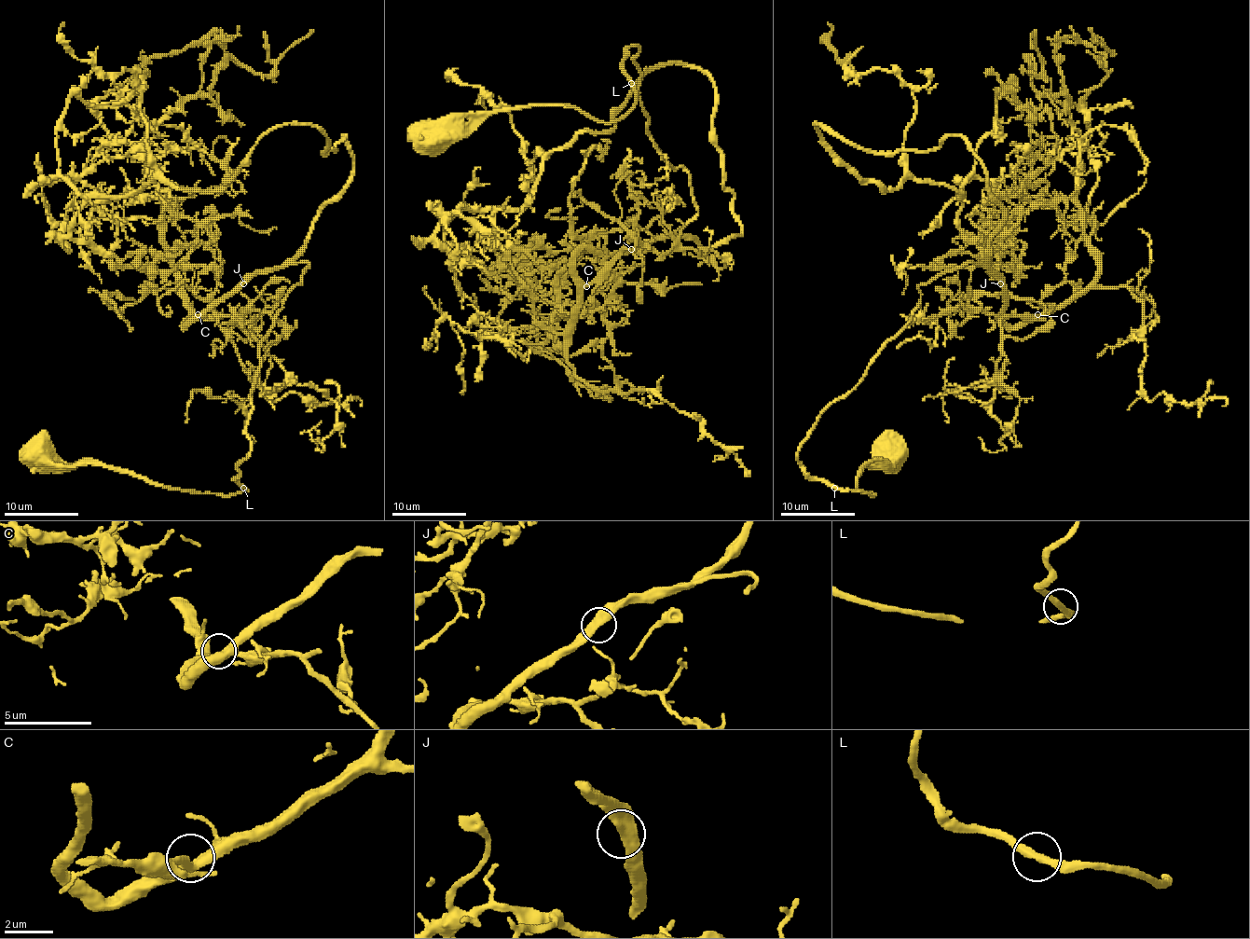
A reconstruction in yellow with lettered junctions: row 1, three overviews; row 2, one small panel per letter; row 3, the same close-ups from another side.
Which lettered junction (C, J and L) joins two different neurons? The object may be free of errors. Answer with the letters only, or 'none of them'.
none of them

